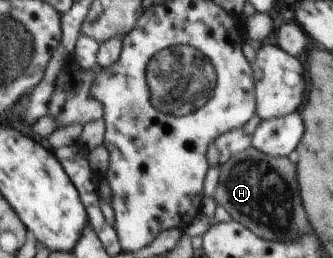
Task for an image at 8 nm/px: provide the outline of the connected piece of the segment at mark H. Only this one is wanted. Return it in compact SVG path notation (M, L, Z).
M253 146L231 156L220 166L220 176L213 199L222 205L236 222L242 223L255 235L272 242L294 242L299 235L311 233L305 209L301 205L299 185L295 177L295 165L285 157L273 157L256 150Z

